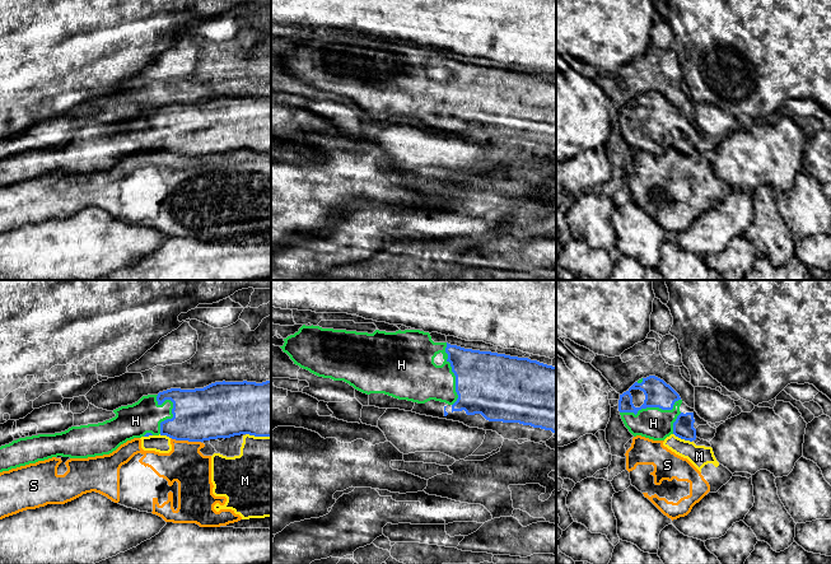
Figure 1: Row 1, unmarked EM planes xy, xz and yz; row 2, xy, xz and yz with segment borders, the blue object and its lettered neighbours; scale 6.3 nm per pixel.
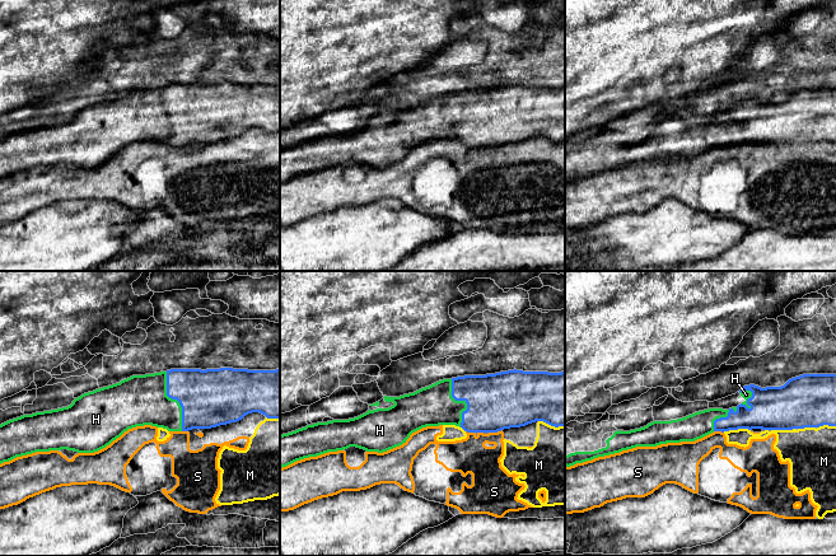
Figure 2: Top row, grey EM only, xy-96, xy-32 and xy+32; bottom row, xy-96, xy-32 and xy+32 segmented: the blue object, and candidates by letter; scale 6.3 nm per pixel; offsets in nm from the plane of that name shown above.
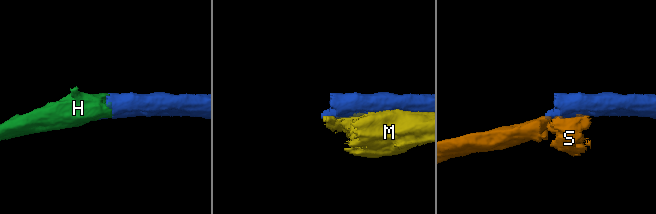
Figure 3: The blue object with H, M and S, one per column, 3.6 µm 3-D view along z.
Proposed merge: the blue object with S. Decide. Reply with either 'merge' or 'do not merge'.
do not merge

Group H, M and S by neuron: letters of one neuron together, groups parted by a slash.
H / M S

